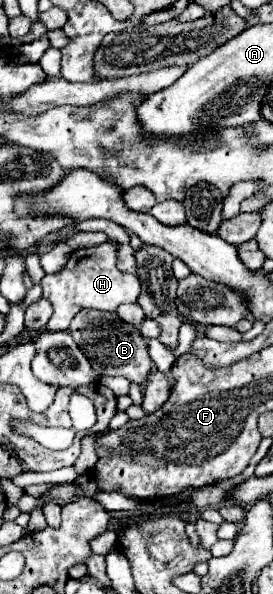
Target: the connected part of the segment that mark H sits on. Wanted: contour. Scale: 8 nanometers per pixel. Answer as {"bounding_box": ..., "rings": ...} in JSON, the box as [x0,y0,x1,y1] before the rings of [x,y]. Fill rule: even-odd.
{"bounding_box":[42,242,140,330],"rings":[[[108,242],[92,248],[76,250],[70,256],[70,262],[56,274],[46,274],[42,278],[44,298],[52,302],[54,314],[46,324],[46,330],[68,330],[72,318],[82,308],[98,308],[98,310],[116,310],[124,302],[136,302],[140,294],[140,282],[134,274],[120,272],[116,268],[116,248]]]}

